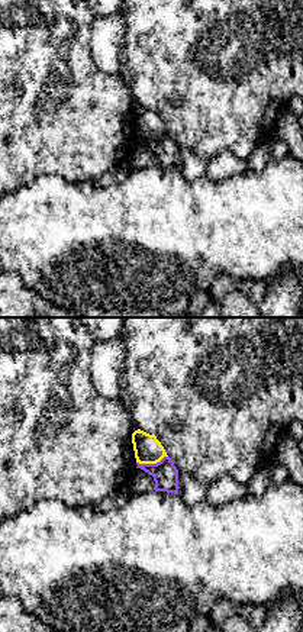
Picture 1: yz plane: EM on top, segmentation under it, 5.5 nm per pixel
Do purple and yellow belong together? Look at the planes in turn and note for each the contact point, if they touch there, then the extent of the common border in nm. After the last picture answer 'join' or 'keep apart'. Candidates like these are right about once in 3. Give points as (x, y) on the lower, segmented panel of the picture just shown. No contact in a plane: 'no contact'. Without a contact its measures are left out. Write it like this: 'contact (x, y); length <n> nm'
contact (151, 464); length 180 nm

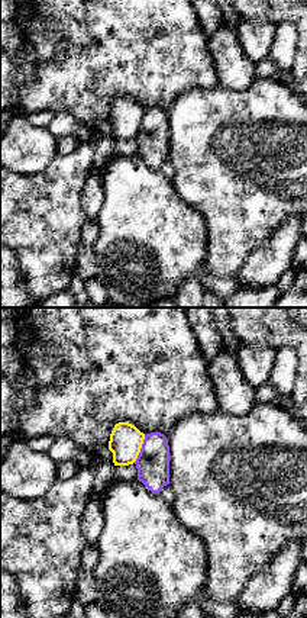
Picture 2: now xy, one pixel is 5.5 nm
contact (141, 448); length 170 nm

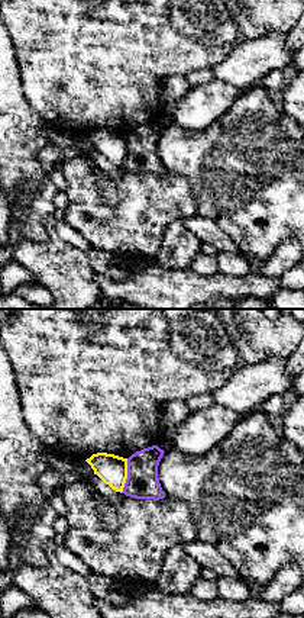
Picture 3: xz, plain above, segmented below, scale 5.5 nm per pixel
contact (128, 476); length 200 nm

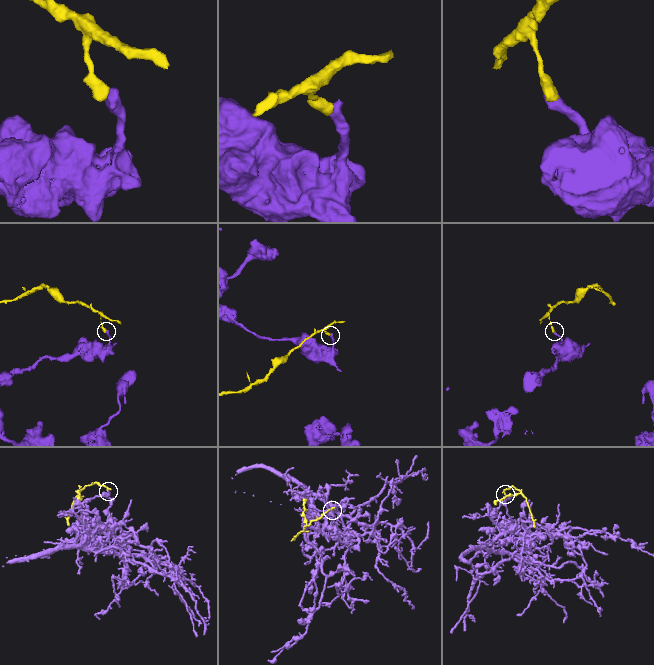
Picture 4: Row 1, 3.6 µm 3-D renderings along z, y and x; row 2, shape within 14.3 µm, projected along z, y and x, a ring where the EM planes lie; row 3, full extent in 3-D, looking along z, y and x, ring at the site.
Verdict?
keep apart

